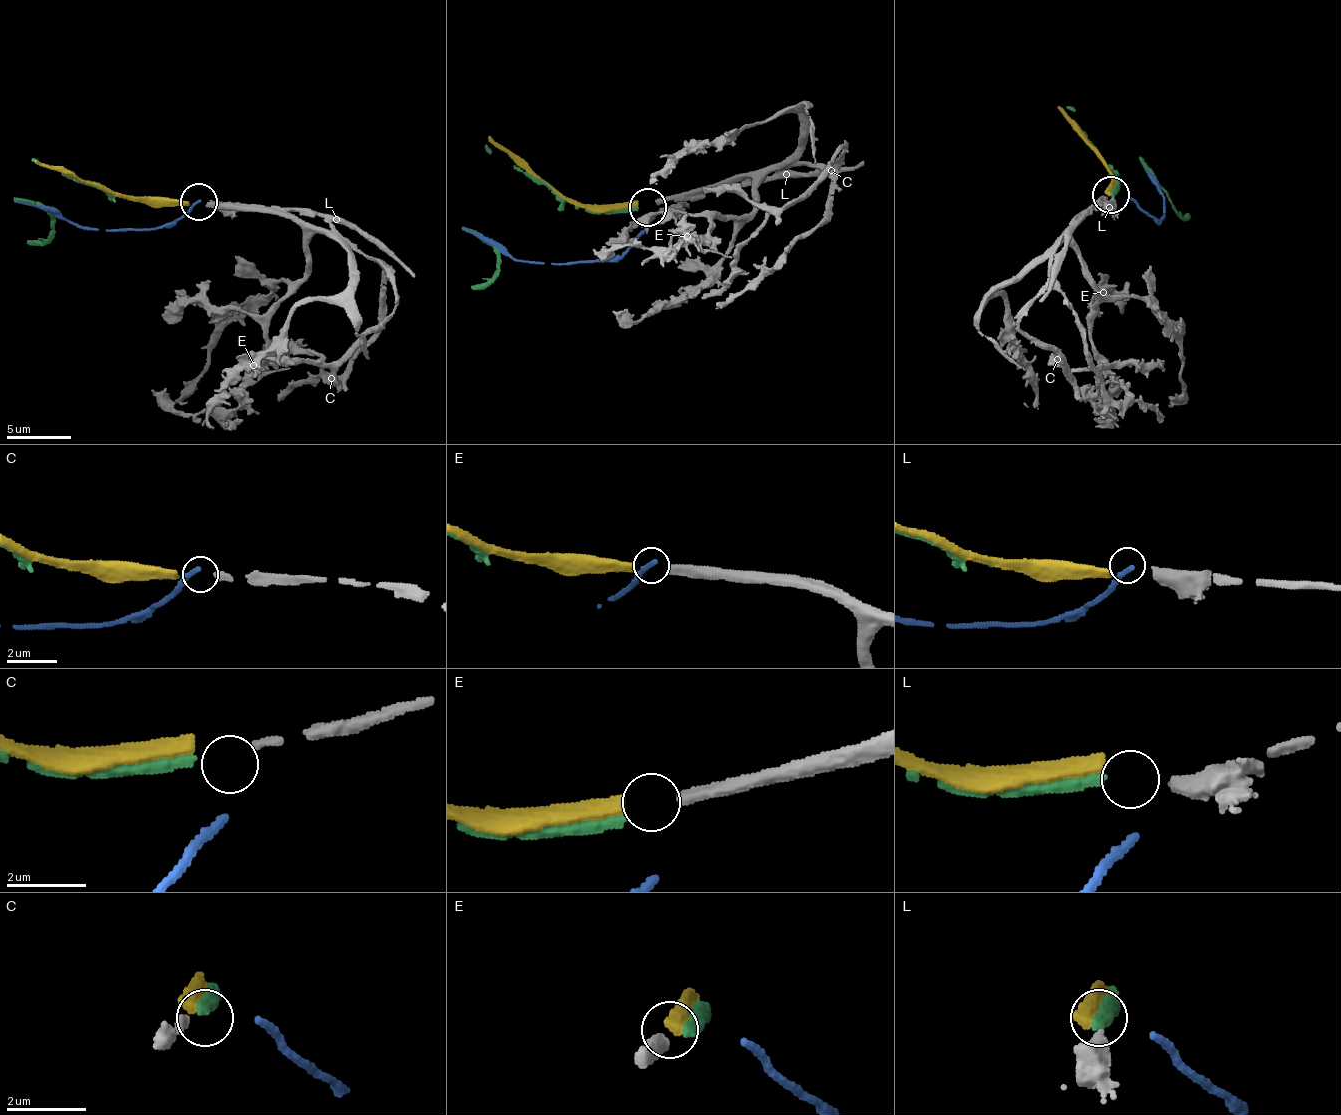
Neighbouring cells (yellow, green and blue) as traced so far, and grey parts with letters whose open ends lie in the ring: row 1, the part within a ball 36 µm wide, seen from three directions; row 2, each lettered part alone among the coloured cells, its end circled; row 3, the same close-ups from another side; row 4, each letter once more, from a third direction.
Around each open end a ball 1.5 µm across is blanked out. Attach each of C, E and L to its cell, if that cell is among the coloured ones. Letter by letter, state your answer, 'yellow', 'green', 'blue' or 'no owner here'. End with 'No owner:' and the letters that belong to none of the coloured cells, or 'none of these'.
C: green
E: yellow
L: no owner here
No owner: L

